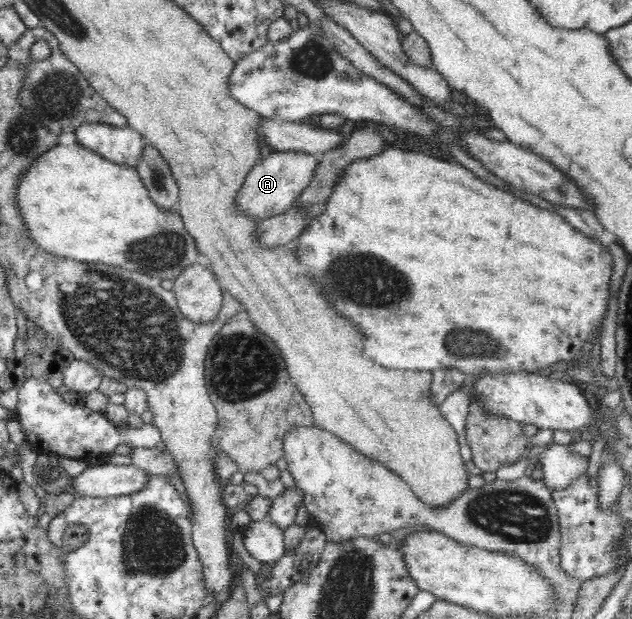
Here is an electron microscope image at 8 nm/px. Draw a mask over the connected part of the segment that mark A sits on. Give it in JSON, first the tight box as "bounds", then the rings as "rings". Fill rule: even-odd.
{"bounds":[234,151,319,222],"rings":[[[273,151],[265,153],[260,161],[249,170],[244,184],[236,192],[236,198],[234,198],[236,213],[242,213],[242,215],[260,222],[288,211],[296,200],[296,196],[300,196],[304,188],[312,182],[318,162],[319,157],[311,155],[309,152]]]}

